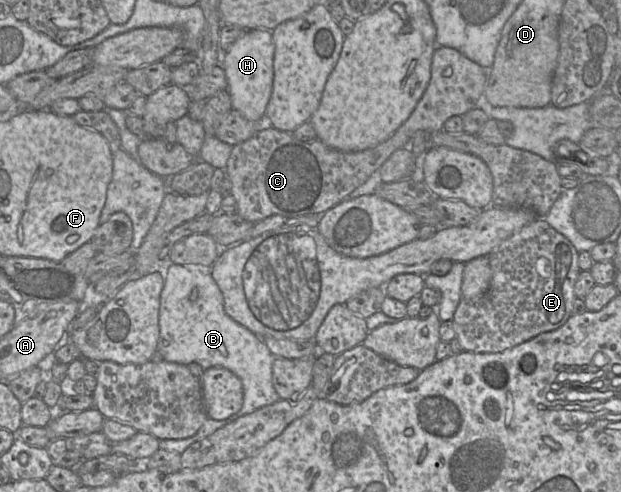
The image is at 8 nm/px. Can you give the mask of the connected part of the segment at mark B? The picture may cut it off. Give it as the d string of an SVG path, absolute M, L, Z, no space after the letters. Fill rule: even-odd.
M174 263L170 265L160 297L159 340L157 350L167 362L174 362L186 366L190 363L197 363L201 365L204 370L212 367L226 368L238 376L243 384L243 404L237 413L223 420L215 420L208 417L198 432L189 438L160 439L160 449L181 454L190 445L211 435L217 429L259 408L271 405L280 399L272 382L272 366L275 357L261 337L255 335L226 314L223 294L212 277L211 267L209 266L201 264L180 265Z

